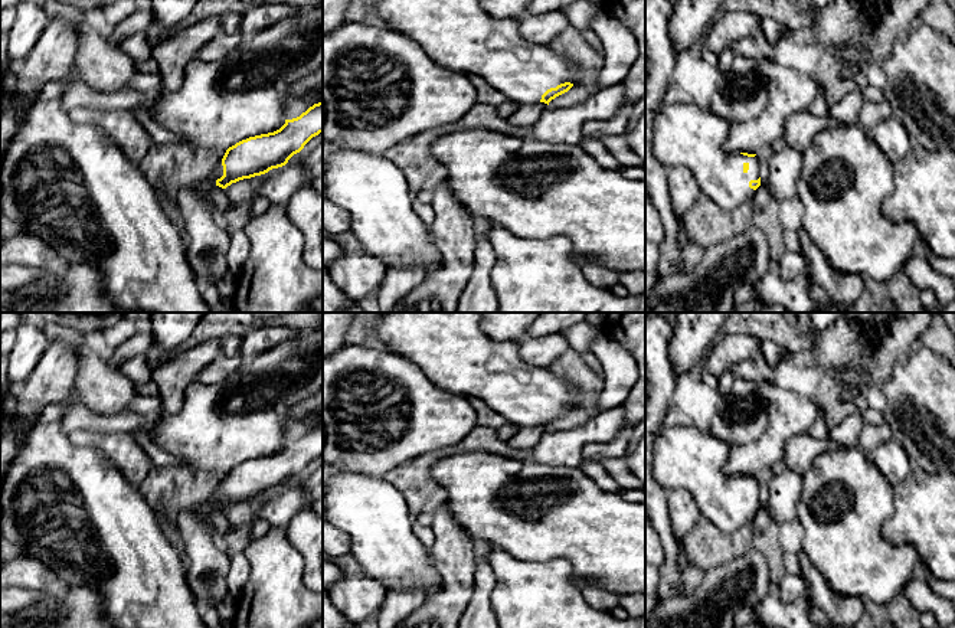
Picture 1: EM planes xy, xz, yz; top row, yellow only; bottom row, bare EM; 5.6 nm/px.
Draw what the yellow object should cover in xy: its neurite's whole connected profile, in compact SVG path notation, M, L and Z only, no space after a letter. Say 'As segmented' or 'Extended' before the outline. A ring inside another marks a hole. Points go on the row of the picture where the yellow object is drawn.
Extended. M314 95L307 99L314 105L300 117L285 120L279 130L249 137L229 147L216 173L192 184L194 190L206 200L206 193L216 186L226 189L239 180L285 166L313 137L323 133L323 98Z

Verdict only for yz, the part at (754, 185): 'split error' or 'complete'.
split error

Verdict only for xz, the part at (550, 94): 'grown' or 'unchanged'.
grown

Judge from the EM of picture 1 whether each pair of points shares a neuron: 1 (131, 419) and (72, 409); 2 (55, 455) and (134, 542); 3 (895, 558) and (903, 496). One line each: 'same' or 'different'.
1: same
2: same
3: different

